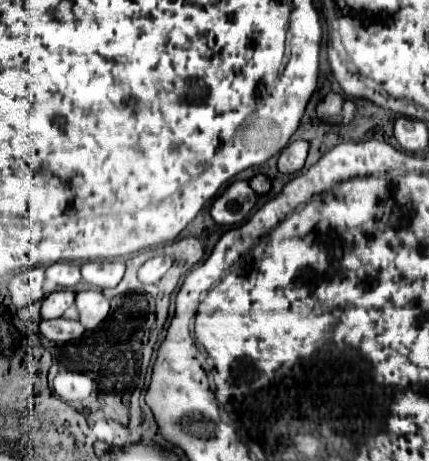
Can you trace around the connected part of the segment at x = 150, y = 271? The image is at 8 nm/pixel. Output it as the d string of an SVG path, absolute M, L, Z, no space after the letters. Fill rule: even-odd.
M157 255L157 257L151 257L149 261L145 261L141 267L139 267L139 281L141 283L157 283L165 273L167 269L173 265L173 259L167 257L167 255Z

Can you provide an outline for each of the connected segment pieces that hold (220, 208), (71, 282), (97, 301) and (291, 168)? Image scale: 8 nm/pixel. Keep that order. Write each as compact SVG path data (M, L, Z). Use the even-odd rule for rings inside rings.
M233 181L211 205L211 217L219 225L243 223L257 203L255 191L247 181Z
M55 263L55 265L49 265L45 269L45 279L49 283L59 285L59 287L73 289L75 285L81 283L79 265L75 265L75 263Z
M99 289L79 291L75 305L79 309L79 321L85 329L95 329L109 313L109 301Z
M295 141L291 145L287 145L281 155L279 155L279 171L281 173L295 173L303 167L305 157L307 157L307 149L309 145L305 141Z

